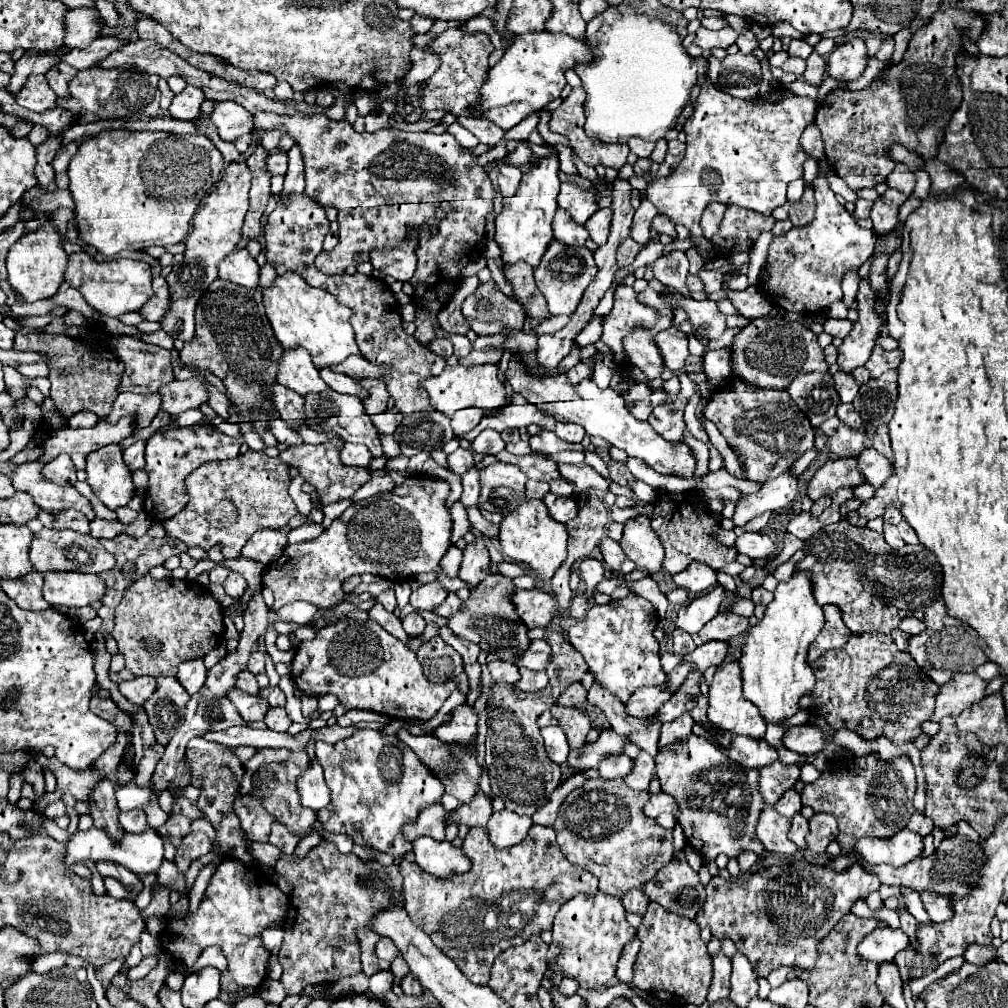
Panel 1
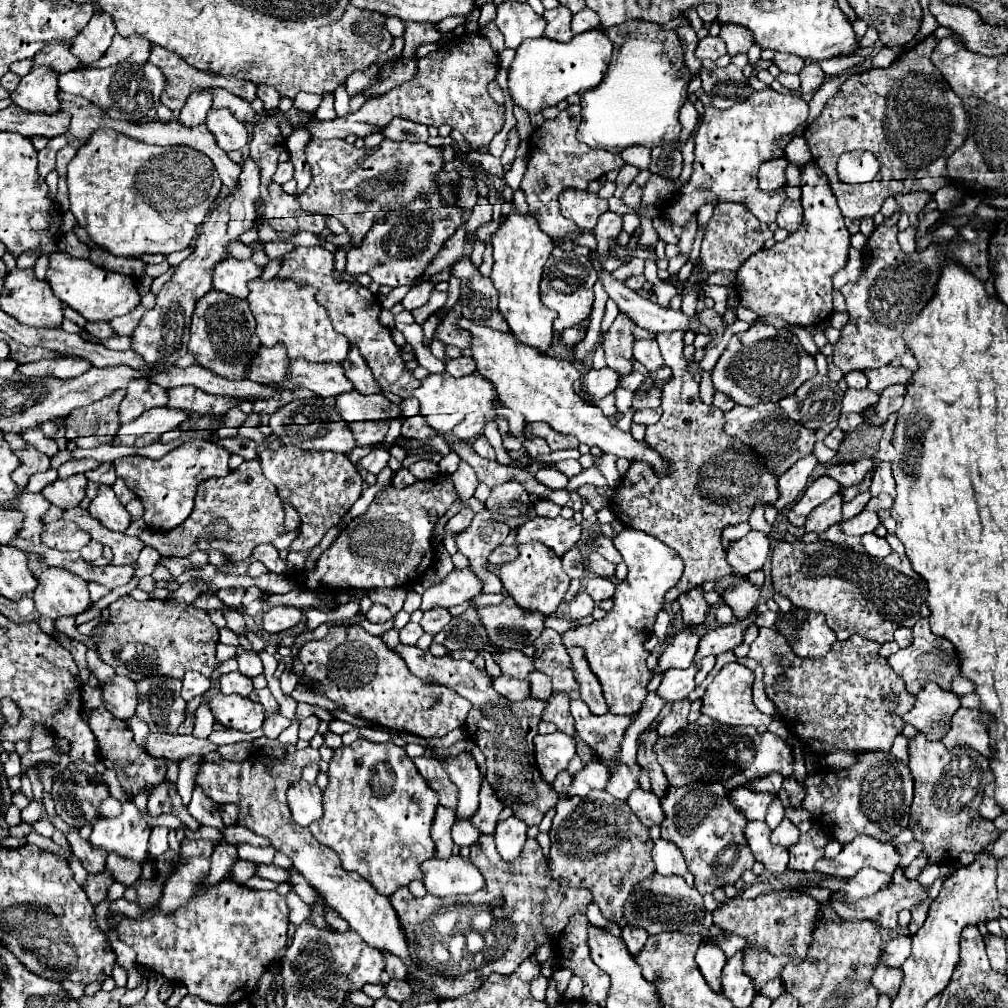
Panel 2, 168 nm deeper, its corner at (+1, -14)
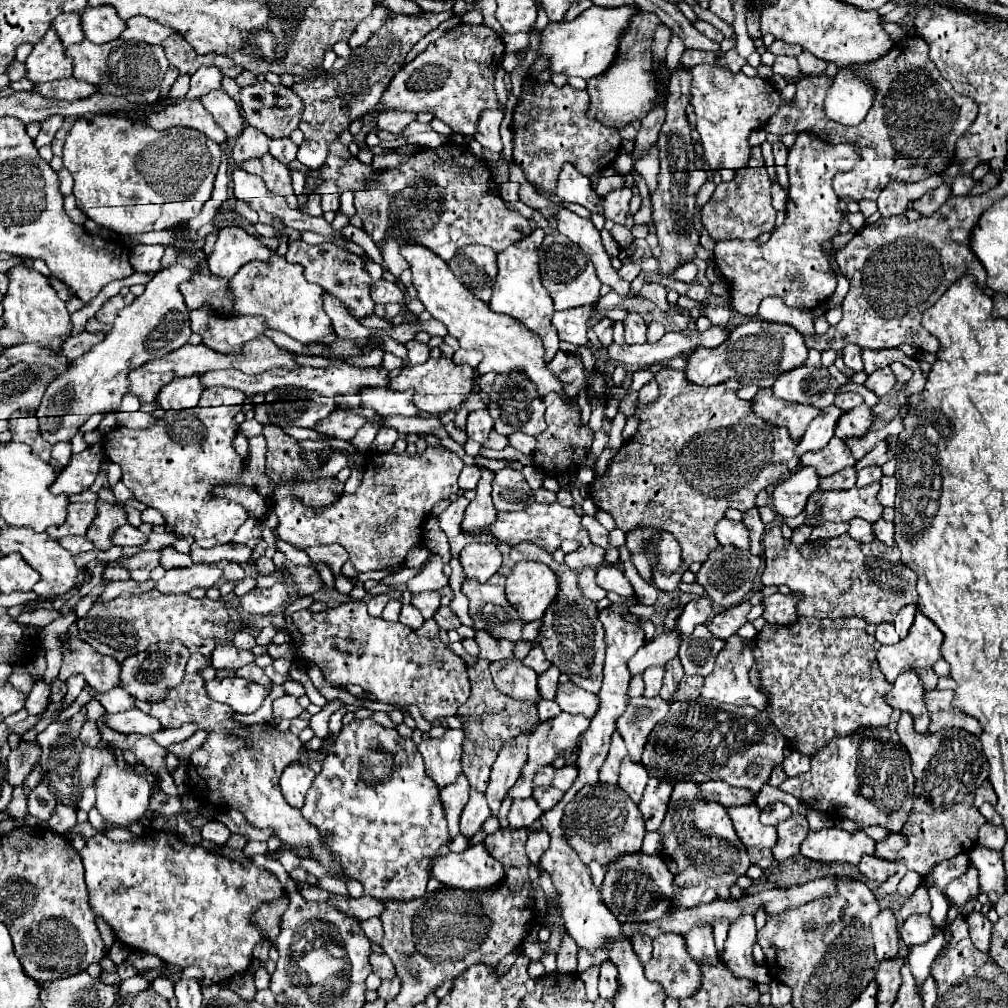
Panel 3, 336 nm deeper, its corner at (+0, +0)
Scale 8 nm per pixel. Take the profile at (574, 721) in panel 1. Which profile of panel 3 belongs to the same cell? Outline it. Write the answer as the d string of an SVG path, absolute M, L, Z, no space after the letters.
M550 667L548 671L544 671L542 675L538 675L538 691L542 699L556 699L556 691L558 691L558 677L560 677L560 669L558 667Z

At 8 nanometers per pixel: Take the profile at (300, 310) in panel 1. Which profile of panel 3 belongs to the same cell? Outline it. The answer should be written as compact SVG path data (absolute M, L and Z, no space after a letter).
M276 253L266 263L250 261L244 265L236 277L230 279L230 287L234 289L234 307L238 313L262 315L270 329L282 331L304 345L310 345L328 335L336 335L332 321L324 311L324 289L304 279L302 265L288 263Z

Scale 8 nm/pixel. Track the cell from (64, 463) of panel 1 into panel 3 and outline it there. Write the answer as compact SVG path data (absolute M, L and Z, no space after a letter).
M98 443L78 455L72 455L70 463L58 473L54 485L50 485L50 493L72 495L72 493L82 493L82 491L90 489L90 485L94 483L94 479L98 475L100 461L104 457L100 447L102 445Z

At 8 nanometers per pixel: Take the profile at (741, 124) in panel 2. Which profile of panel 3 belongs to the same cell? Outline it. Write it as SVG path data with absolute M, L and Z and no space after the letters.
M714 65L692 67L692 99L696 111L696 129L700 133L704 159L708 169L744 169L748 165L750 149L748 137L754 129L766 125L766 121L786 103L780 93L762 77L746 77L744 73L732 75L728 69Z

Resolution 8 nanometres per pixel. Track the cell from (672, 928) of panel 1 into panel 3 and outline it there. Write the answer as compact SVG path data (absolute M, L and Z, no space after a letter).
M662 933L654 939L652 959L644 967L650 981L660 981L674 999L692 997L702 987L702 969L686 953L684 935Z

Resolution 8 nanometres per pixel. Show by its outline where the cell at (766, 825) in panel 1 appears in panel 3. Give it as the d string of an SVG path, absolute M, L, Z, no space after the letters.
M756 805L728 807L728 815L746 847L774 849L774 843L778 843L776 827L766 827L760 823L760 809Z

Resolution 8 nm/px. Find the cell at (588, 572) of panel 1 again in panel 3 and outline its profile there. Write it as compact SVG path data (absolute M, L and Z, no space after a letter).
M602 565L596 569L596 581L602 589L606 591L614 591L622 597L630 597L634 595L634 589L630 585L630 581L624 577L624 573L620 569L616 569L614 565Z

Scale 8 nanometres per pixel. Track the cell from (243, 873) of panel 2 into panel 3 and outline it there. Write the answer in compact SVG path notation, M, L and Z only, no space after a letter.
M248 841L246 847L242 849L246 857L254 857L254 855L264 855L268 849L266 849L266 843L260 843L260 841Z

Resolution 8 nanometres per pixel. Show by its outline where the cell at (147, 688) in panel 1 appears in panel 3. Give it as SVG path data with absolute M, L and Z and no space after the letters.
M66 637L66 649L68 653L62 661L60 681L66 681L74 673L82 673L96 693L108 693L110 689L118 687L120 663L114 661L114 657L96 653L78 637Z

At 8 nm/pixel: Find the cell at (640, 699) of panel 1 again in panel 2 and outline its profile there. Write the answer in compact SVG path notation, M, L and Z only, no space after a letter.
M581 699L571 701L571 715L575 719L577 737L595 749L607 767L613 767L613 763L617 763L617 747L621 745L621 735L633 723L633 719L613 713L593 715Z

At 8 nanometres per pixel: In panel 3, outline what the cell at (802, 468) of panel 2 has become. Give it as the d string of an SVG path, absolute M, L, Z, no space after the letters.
M830 405L826 409L820 409L818 417L810 423L806 433L802 435L798 447L796 447L796 457L802 457L808 451L818 451L828 445L828 441L834 437L834 425L842 411L836 405Z

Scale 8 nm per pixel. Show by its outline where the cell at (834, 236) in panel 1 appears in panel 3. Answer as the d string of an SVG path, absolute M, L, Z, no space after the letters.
M798 133L798 139L794 147L788 153L788 177L790 177L790 189L788 189L788 213L786 221L782 227L776 227L772 237L766 243L758 241L718 241L716 251L714 251L714 263L718 265L722 277L726 277L732 285L730 295L732 295L732 307L742 313L742 315L756 315L758 305L764 297L776 295L780 297L788 307L798 307L798 309L812 309L818 303L826 301L834 289L836 289L836 277L830 273L830 263L828 255L824 251L824 243L832 243L832 239L840 233L838 227L842 223L844 213L838 207L838 195L832 189L832 177L838 171L850 171L859 160L859 154L852 144L824 143L812 133Z

